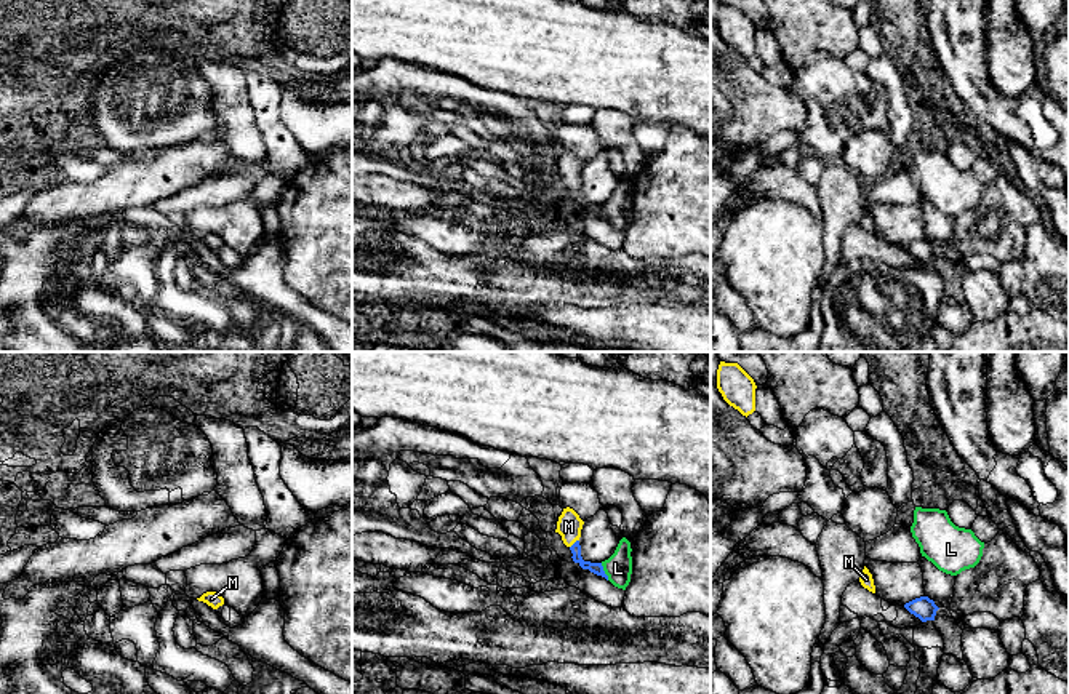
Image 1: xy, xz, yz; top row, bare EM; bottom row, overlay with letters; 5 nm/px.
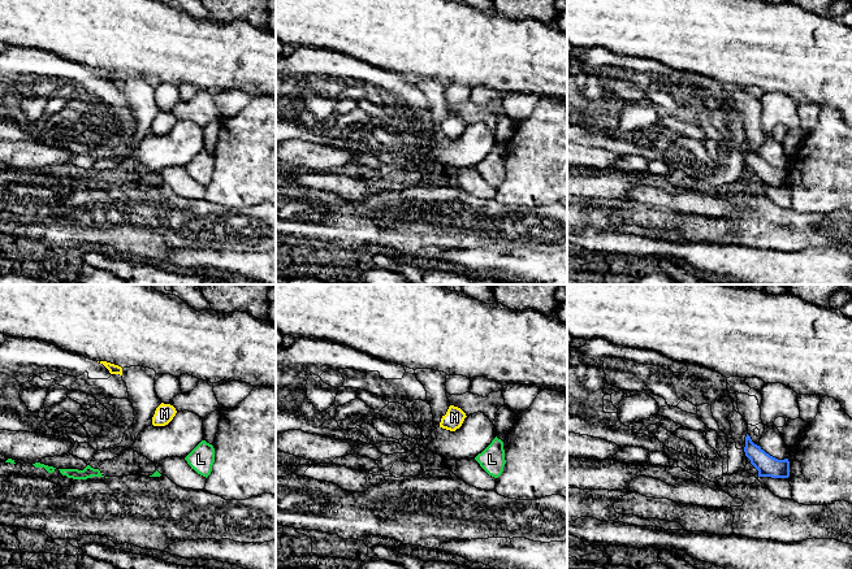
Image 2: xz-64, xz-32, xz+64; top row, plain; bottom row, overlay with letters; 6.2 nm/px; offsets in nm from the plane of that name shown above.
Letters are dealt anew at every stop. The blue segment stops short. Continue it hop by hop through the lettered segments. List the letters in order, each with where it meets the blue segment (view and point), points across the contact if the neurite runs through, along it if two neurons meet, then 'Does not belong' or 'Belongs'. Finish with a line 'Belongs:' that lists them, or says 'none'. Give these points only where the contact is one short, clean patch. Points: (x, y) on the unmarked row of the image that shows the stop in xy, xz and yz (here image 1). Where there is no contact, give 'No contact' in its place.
L: Touches blue at xz (604, 213). Boundary: xz (600, 205), (608, 221). Does not belong
M: Touches blue at xz (573, 186). Path across: xz (596, 210), (576, 199), (573, 186), (568, 168). Belongs
Belongs: M

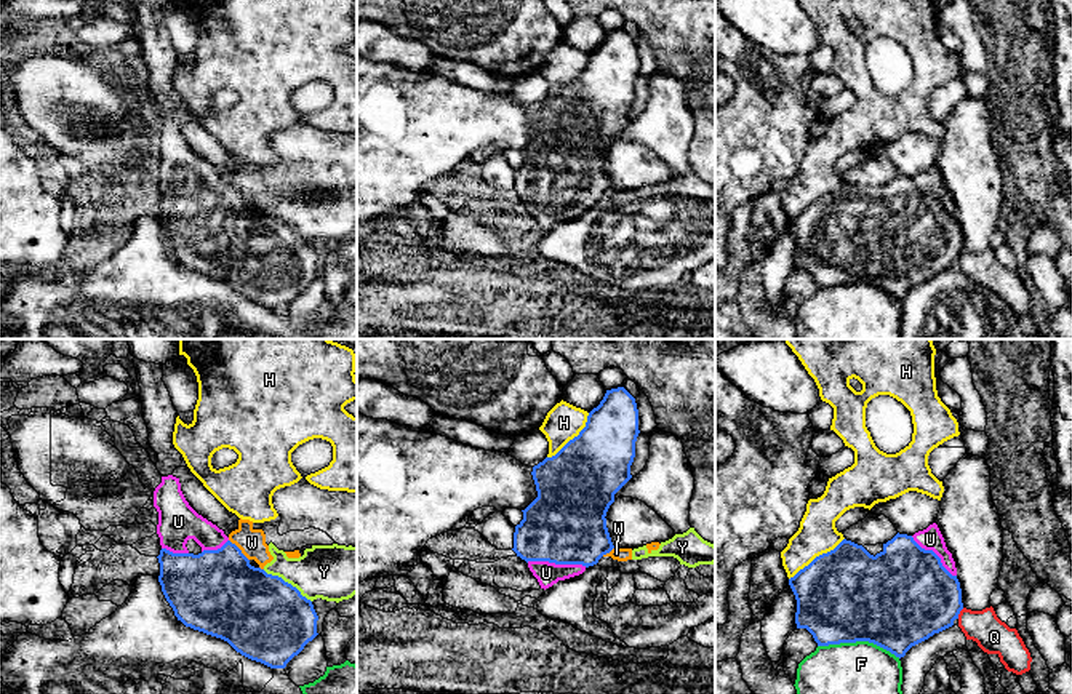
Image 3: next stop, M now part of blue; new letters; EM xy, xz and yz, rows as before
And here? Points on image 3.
F: Touches blue at yz (860, 282). Does not belong
H: Touches blue at yz (816, 199). Does not belong
Q: Touches blue at yz (959, 255). Does not belong
U: Touches blue at xz (557, 205). Belongs
W: Touches blue at xy (240, 192). Boundary: xy (229, 181), (248, 202). Does not belong
Y: Touches blue at xy (287, 224). Does not belong
Belongs: U

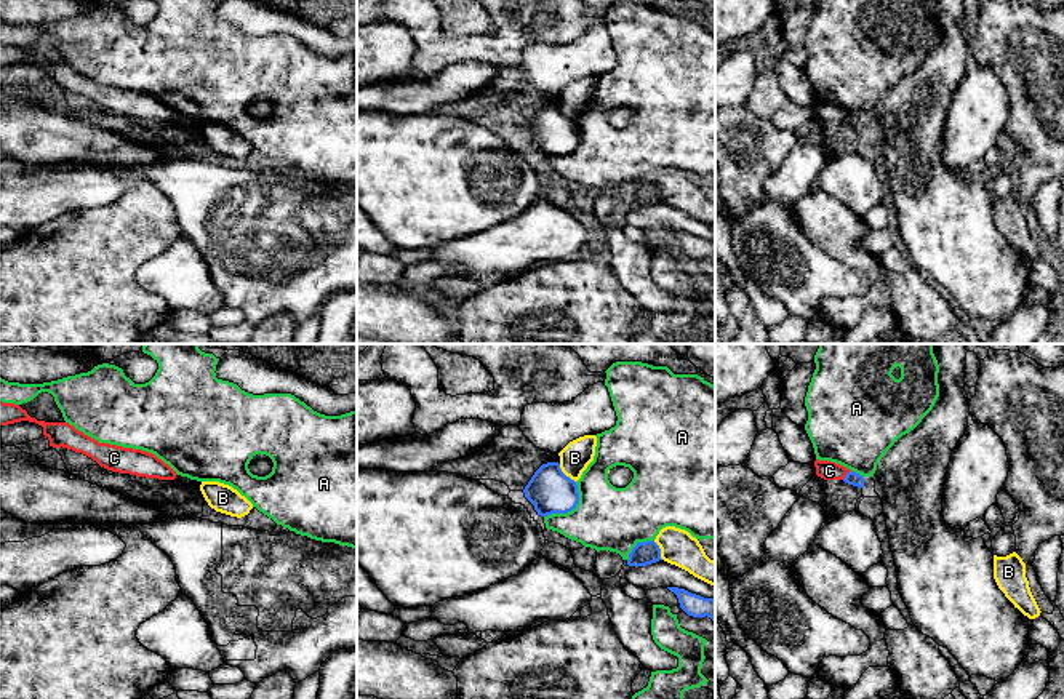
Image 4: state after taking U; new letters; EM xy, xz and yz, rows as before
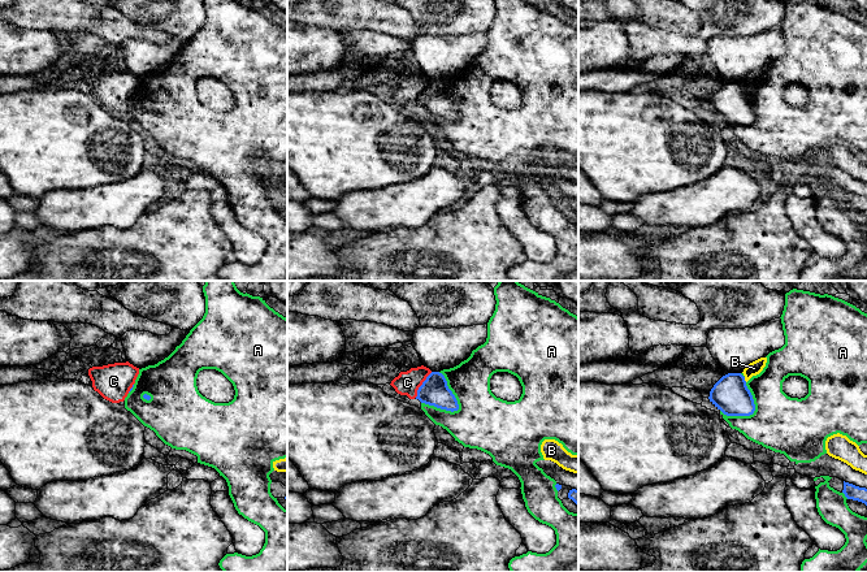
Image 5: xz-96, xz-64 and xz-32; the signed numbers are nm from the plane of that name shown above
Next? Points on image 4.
A: Touches blue at xz (572, 151). Does not belong
B: Touches blue at xz (564, 115). Does not belong
C: Touches blue at yz (847, 115). Boundary: yz (852, 112), (842, 120). Does not belong
Belongs: none

